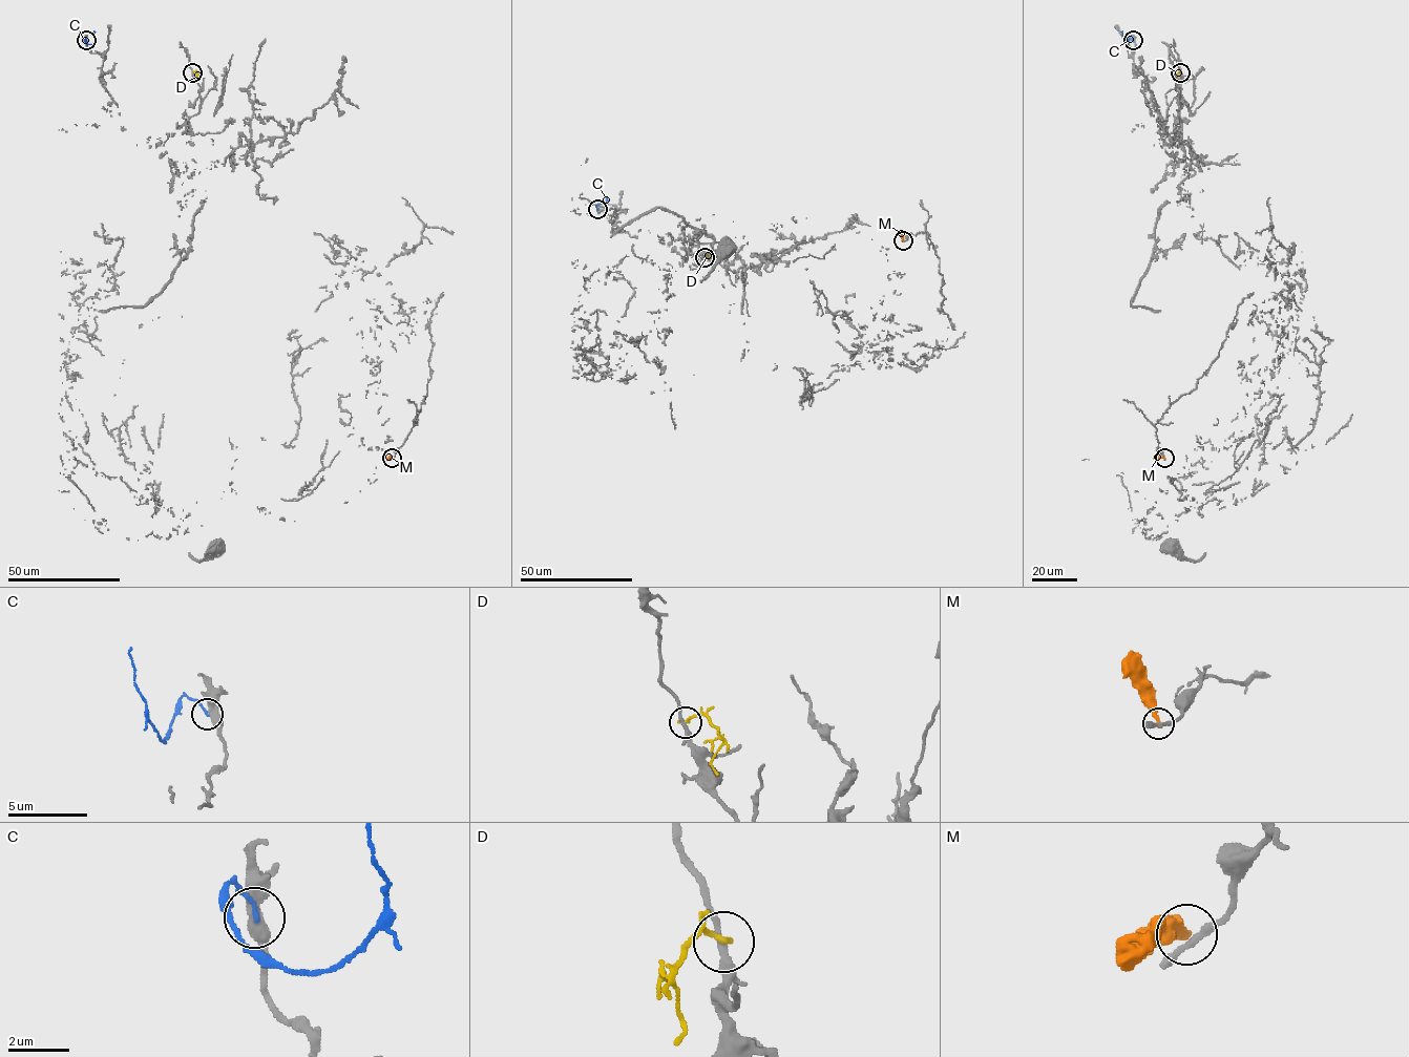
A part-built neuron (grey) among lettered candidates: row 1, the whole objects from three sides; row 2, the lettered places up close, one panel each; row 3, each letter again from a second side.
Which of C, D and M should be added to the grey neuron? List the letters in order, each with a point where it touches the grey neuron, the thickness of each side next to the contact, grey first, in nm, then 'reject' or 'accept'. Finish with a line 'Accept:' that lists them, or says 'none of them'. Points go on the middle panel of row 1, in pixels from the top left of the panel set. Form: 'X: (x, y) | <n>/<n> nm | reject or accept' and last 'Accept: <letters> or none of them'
C: (597, 209) | 460/130 nm | reject
D: (705, 257) | 240/200 nm | reject
M: (903, 240) | 240/280 nm | reject
Accept: none of them

